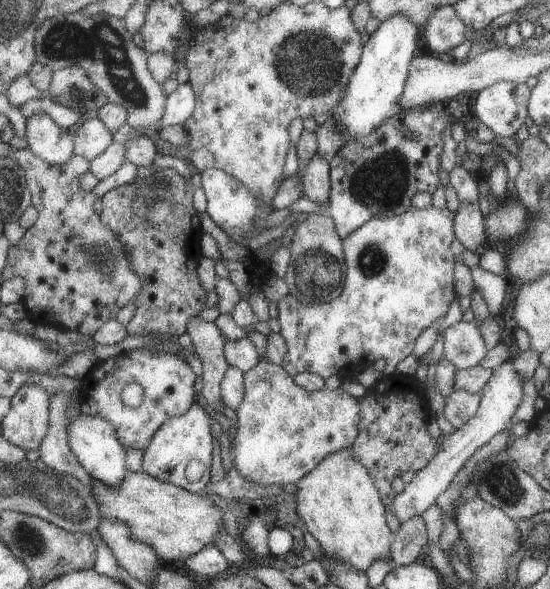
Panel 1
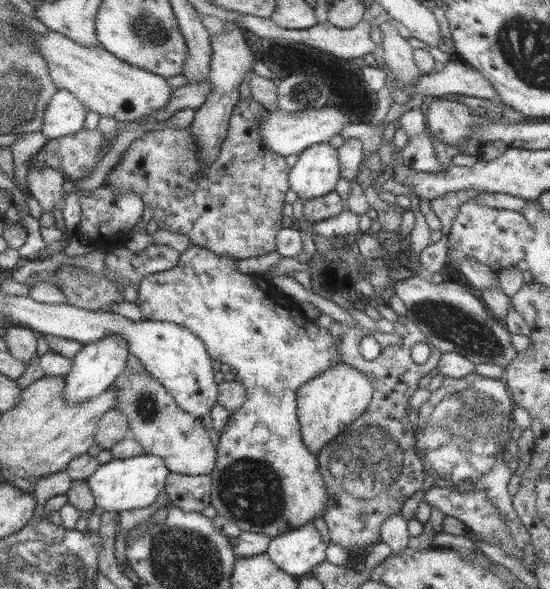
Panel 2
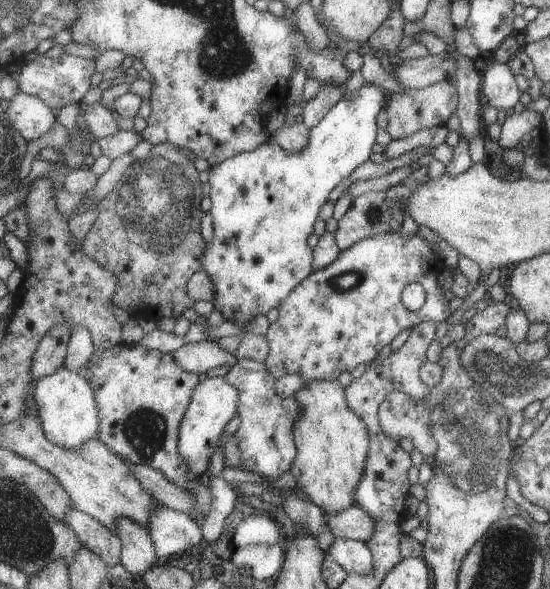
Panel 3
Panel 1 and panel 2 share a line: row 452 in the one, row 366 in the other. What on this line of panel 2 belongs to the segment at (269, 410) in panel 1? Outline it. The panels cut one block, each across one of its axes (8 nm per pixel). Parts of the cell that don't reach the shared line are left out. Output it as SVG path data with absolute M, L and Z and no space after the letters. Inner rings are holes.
M189 244L178 258L178 265L174 269L143 277L137 286L137 298L134 303L135 306L139 307L143 315L143 321L174 322L179 326L187 327L192 333L195 333L197 339L205 343L205 352L209 355L209 358L227 364L245 389L245 402L237 410L230 412L229 420L224 426L224 434L218 438L218 443L216 444L218 446L218 462L215 463L215 471L211 471L211 475L209 475L211 478L209 506L215 508L217 515L227 518L231 524L237 526L240 532L257 532L257 534L263 534L267 538L275 538L279 534L287 533L287 530L295 530L295 528L299 528L299 525L313 522L315 516L325 512L325 506L327 506L326 486L322 476L317 474L315 453L312 453L302 441L302 436L299 436L300 428L297 426L297 420L295 420L295 389L305 384L310 378L327 370L330 366L338 365L342 362L338 359L338 350L335 348L330 333L325 328L318 328L313 322L303 318L299 306L291 298L281 294L279 289L273 286L272 282L269 282L267 278L255 273L241 274L239 268L237 268L239 259L231 258L224 254L218 255L205 247Z

